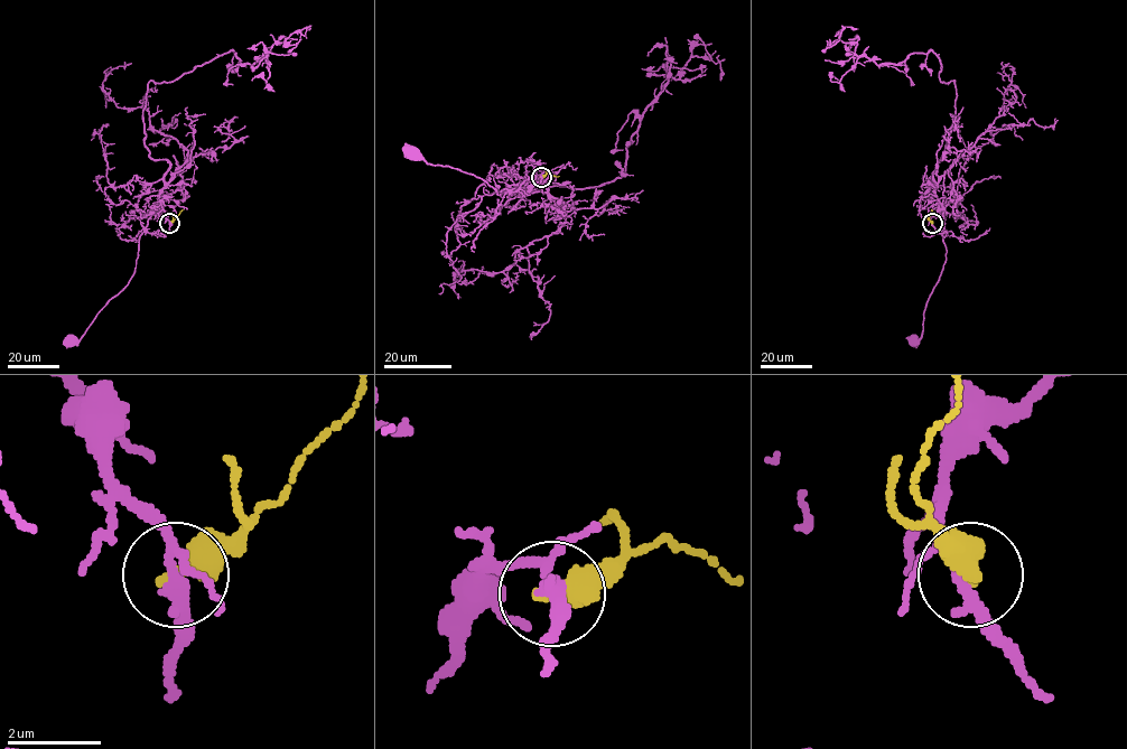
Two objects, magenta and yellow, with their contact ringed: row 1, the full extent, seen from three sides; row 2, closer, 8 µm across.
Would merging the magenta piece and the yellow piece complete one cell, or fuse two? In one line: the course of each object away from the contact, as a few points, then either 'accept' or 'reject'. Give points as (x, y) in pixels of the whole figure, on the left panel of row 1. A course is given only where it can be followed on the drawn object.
magenta via (169, 223), (156, 207), (140, 236), (132, 277), (83, 336), (78, 340), (67, 338), (70, 340) | yellow via (169, 223), (183, 209) | reject

